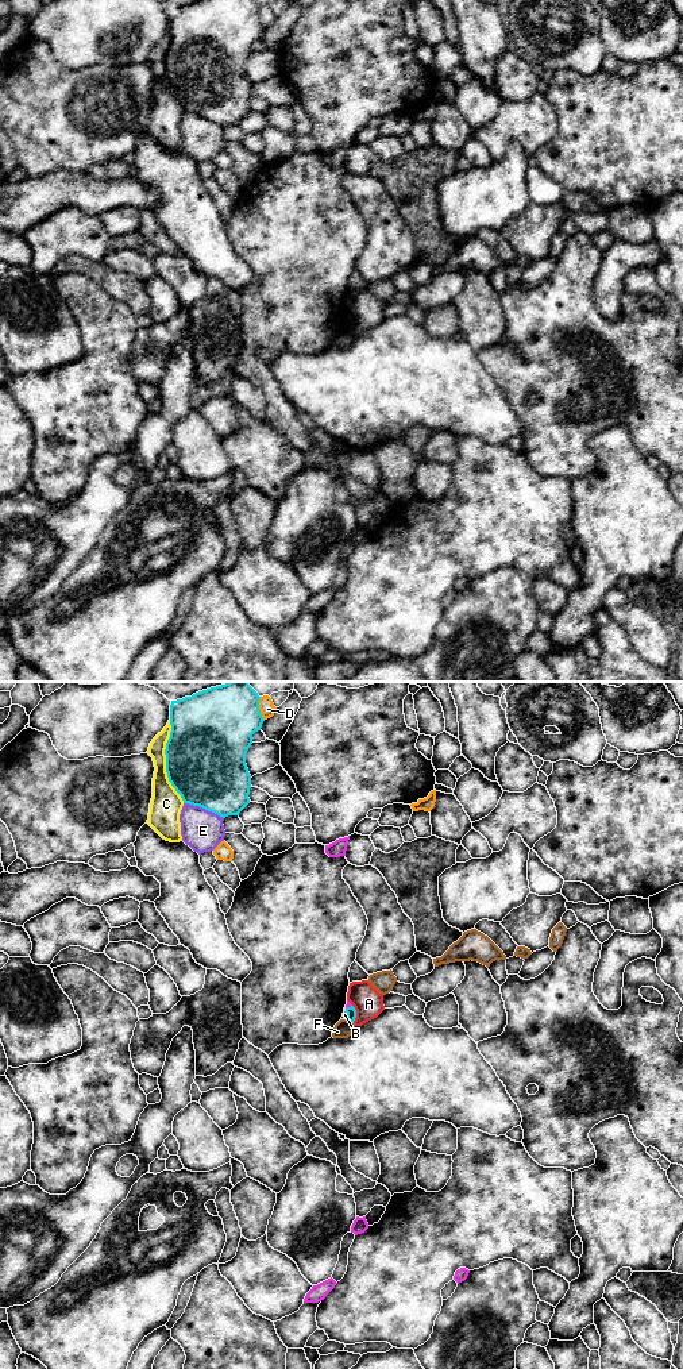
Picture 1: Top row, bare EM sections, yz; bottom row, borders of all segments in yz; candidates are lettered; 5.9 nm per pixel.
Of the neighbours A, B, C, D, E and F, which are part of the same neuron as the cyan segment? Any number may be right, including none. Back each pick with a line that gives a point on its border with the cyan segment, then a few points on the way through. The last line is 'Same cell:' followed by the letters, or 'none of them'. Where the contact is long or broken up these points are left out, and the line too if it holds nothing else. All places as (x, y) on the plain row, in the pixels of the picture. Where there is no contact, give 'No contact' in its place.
Same cell: none of them

